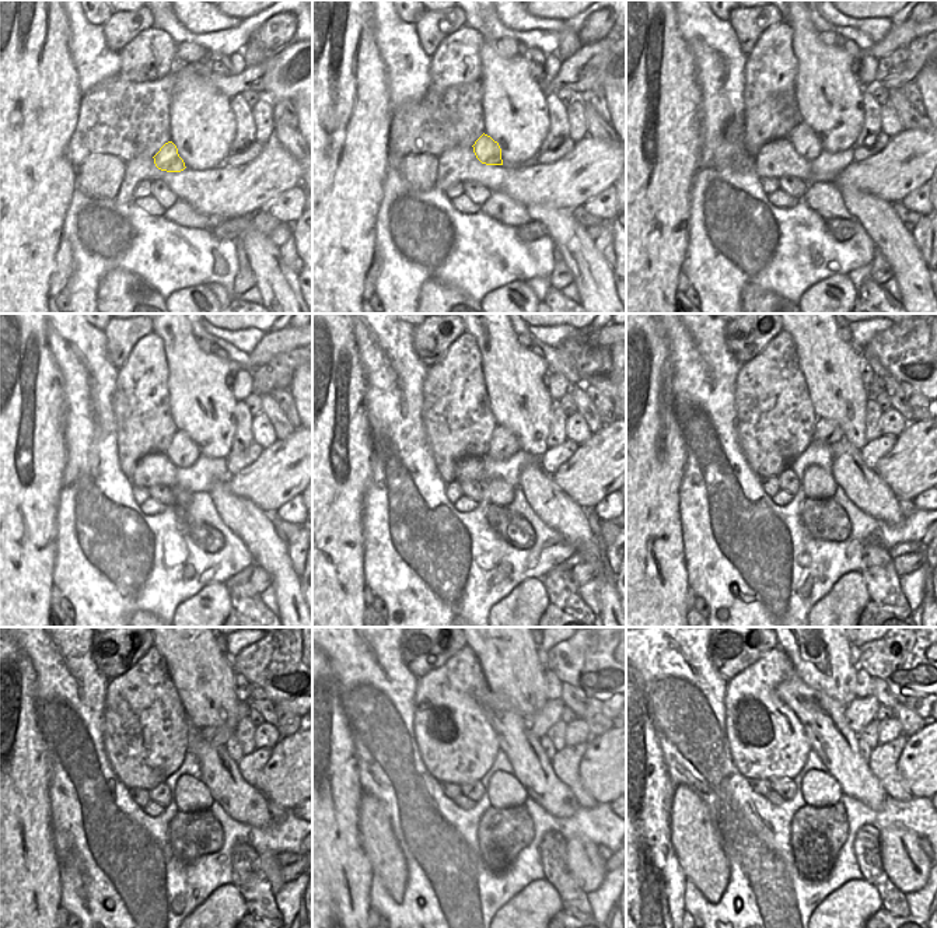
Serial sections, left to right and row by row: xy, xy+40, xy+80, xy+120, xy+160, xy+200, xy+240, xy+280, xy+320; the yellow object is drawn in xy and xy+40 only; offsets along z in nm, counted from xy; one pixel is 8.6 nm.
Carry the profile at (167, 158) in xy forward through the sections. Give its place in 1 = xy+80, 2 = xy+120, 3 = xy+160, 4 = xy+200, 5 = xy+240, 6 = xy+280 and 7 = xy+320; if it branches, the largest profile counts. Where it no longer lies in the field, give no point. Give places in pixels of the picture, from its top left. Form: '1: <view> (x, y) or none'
1: xy+80 (806, 140)
2: xy+120 (182, 451)
3: xy+160 (503, 444)
4: xy+200 (827, 431)
5: xy+240 (213, 734)
6: xy+280 (549, 714)
7: xy+320 (862, 710)

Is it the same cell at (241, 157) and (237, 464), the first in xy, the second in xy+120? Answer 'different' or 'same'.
same

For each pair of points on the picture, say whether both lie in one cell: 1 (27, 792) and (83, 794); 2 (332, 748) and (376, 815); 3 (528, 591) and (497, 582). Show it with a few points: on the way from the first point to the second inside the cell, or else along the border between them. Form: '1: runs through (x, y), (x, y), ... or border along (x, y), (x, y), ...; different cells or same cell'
1: border along (49, 759), (49, 819), (53, 825); different cells
2: border along (363, 794), (359, 802), (357, 826); different cells
3: border along (541, 577), (525, 578), (490, 608); different cells

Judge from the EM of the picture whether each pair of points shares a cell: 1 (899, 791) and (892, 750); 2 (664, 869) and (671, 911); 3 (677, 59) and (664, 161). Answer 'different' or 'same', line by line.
1: same
2: same
3: same

